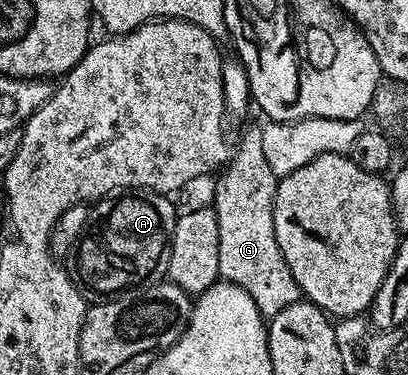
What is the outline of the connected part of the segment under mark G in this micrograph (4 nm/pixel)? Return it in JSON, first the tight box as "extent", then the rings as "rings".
{"extent":[212,126,300,317],"rings":[[[259,126],[243,133],[242,144],[237,144],[228,166],[217,176],[212,206],[220,221],[219,276],[227,283],[240,285],[256,301],[256,309],[263,317],[273,317],[280,309],[299,302],[300,292],[284,253],[280,253],[280,245],[276,245],[274,198],[279,176],[272,173],[272,165],[264,157],[262,132]]]}

